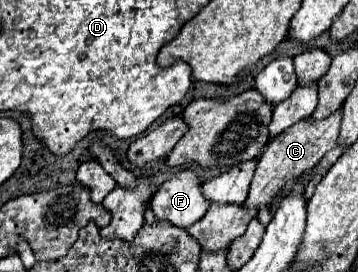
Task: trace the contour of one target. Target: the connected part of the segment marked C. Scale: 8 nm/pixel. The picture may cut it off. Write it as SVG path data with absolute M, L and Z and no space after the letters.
M337 109L335 113L331 113L325 119L315 121L313 117L303 119L299 123L295 123L293 127L289 127L287 131L283 131L281 135L273 137L267 145L267 149L263 151L257 169L255 169L255 177L251 181L249 187L249 197L245 201L247 207L269 207L273 197L281 191L285 181L291 181L295 177L299 177L301 173L309 173L317 161L337 145L337 137L339 137L339 127L341 127L341 109Z

